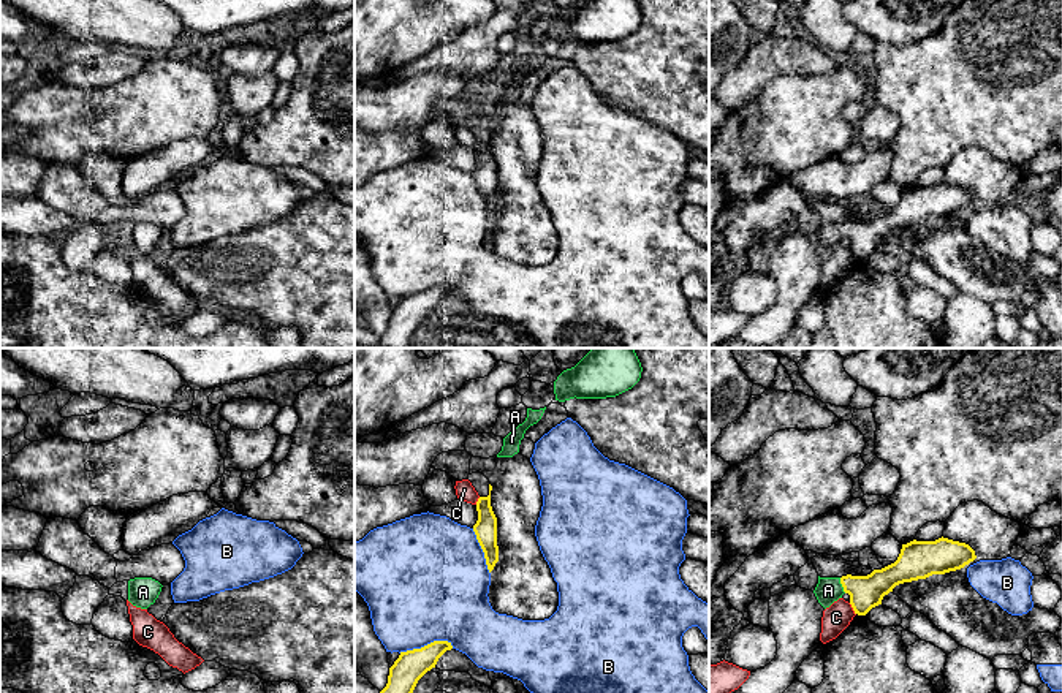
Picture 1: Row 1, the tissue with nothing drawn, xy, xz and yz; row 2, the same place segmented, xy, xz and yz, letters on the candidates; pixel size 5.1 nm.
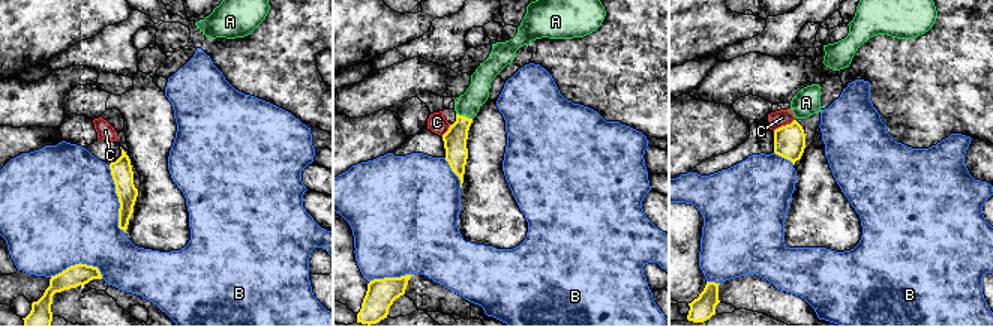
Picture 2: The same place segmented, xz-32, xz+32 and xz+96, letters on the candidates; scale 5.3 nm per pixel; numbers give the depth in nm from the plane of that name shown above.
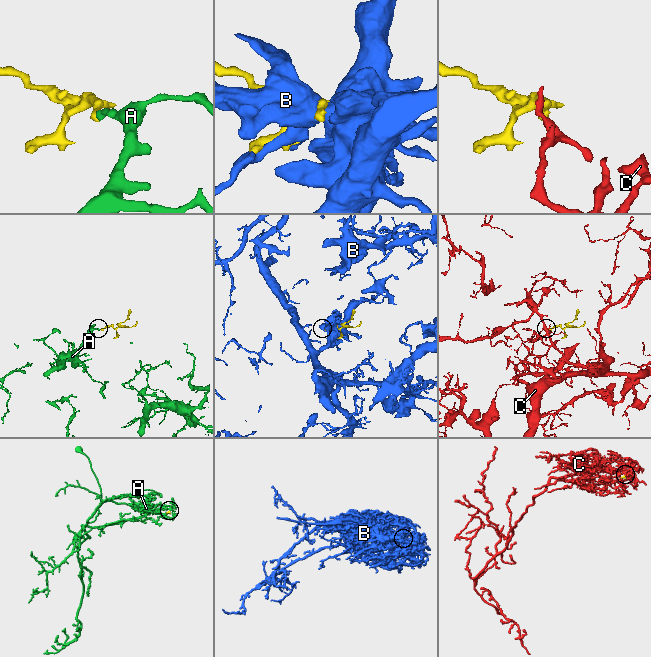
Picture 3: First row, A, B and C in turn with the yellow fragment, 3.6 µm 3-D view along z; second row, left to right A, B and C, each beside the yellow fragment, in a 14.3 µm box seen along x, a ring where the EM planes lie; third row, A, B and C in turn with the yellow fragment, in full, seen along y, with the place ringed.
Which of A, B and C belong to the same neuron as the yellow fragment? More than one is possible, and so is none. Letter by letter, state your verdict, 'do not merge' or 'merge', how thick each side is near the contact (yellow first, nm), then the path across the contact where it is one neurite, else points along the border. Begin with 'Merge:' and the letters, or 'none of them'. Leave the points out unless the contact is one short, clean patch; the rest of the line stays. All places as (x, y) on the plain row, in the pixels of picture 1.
Merge: A
A: merge | 170/130 nm | across yz (866, 238), (855, 231), (842, 231), (828, 236)
B: do not merge | 160/480 nm
C: do not merge | 170/140 nm | along yz (849, 249), (855, 260)

